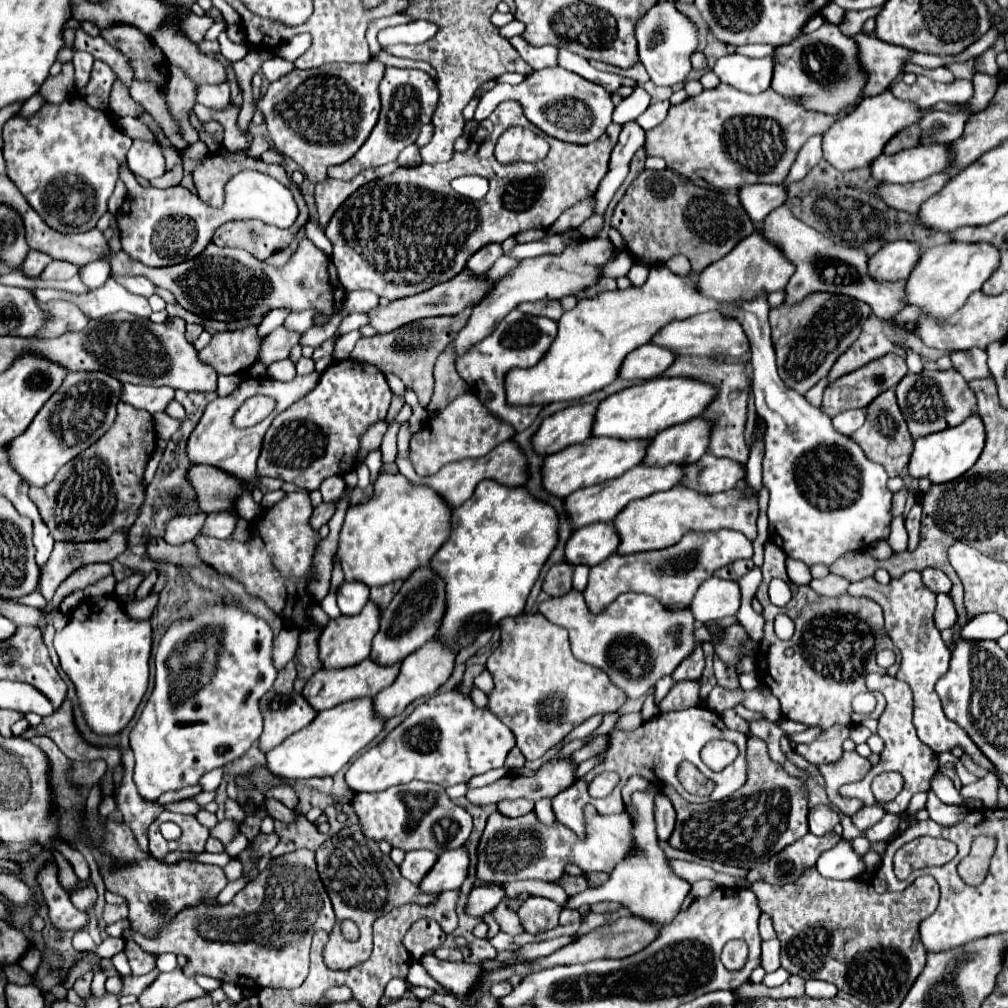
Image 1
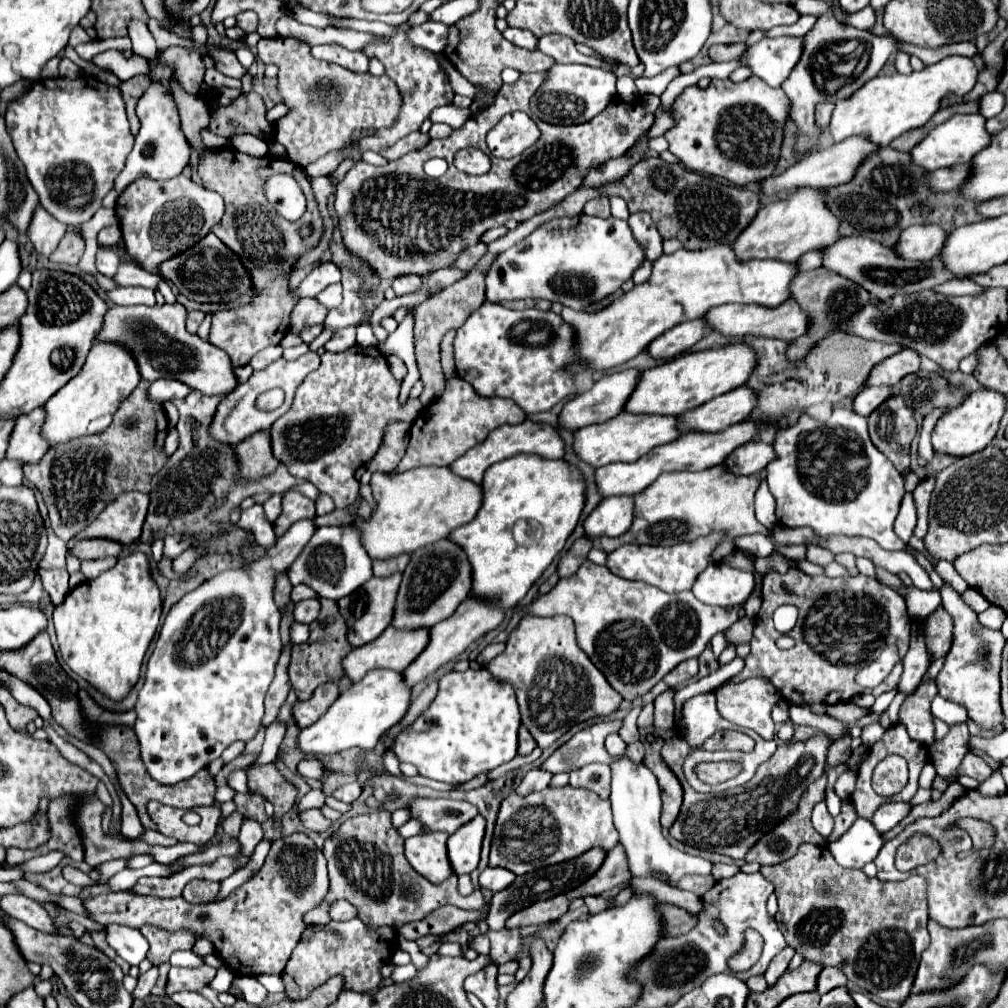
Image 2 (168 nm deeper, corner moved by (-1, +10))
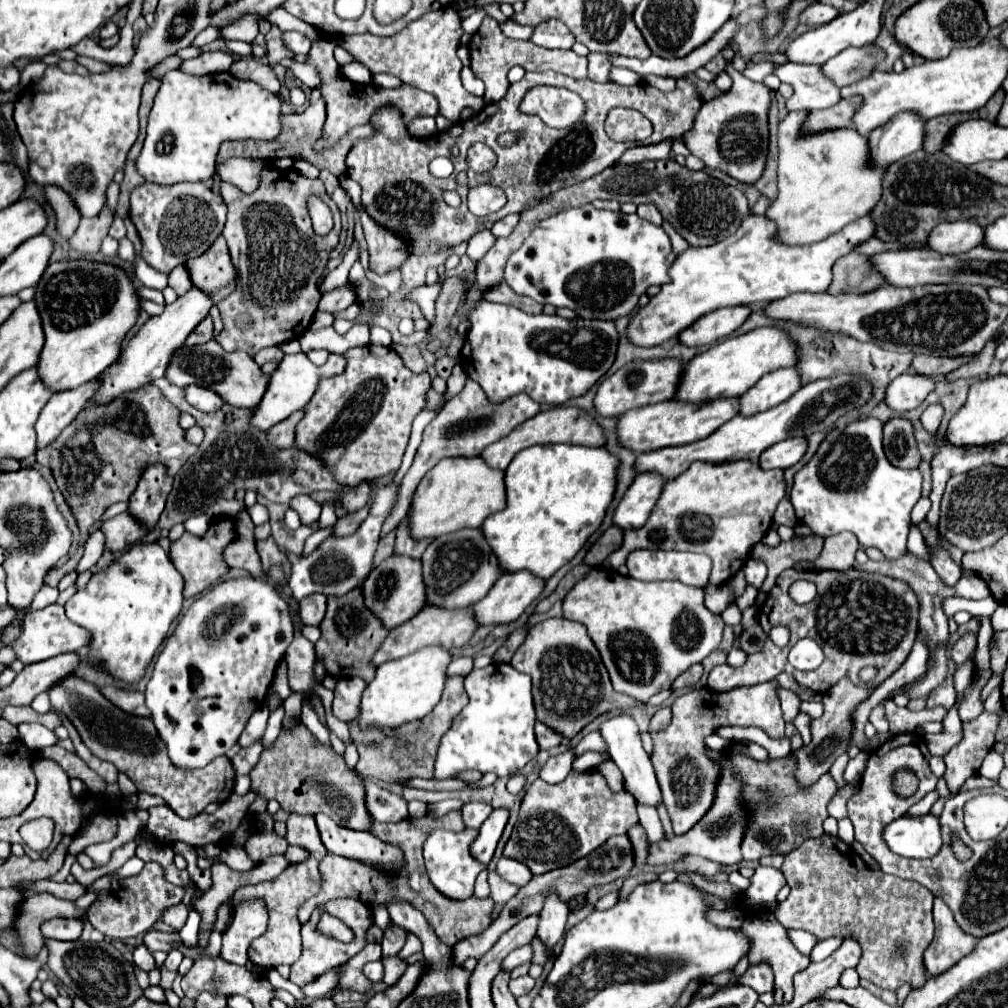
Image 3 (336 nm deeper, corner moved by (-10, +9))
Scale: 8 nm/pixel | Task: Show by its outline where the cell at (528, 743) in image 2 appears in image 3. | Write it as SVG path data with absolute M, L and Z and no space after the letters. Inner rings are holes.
M536 721L536 741L538 741L540 749L554 749L560 745L562 737L556 731L552 731L550 727Z

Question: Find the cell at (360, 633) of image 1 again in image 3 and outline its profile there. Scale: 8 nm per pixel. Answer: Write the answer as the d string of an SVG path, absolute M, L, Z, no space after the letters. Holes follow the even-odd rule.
M392 555L386 561L382 561L378 567L372 569L368 579L362 585L362 597L366 609L380 619L380 623L386 629L394 629L408 619L412 619L420 609L424 609L426 597L424 597L424 583L422 583L422 567L420 561L410 557L398 557Z

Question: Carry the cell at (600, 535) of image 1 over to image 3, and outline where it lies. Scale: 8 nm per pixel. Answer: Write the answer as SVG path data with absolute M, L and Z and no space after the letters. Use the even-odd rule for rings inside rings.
M640 473L624 493L618 507L614 509L614 525L624 531L642 527L650 517L650 511L658 501L664 483L666 481L656 473Z

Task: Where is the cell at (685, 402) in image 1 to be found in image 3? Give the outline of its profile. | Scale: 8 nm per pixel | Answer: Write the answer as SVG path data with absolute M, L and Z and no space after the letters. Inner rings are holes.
M760 327L738 337L728 337L690 359L680 373L672 399L684 403L706 403L714 399L738 397L746 393L762 375L782 367L794 367L794 363L796 345L792 345L792 339L776 327Z

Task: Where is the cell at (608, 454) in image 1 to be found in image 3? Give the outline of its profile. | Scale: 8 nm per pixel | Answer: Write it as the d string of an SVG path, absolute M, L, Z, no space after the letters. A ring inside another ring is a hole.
M718 399L704 405L688 405L680 401L664 401L656 405L644 405L642 409L632 409L624 413L616 423L616 435L618 443L632 451L634 455L656 451L670 445L686 445L700 441L708 437L712 431L716 431L722 423L730 421L738 411L736 399Z

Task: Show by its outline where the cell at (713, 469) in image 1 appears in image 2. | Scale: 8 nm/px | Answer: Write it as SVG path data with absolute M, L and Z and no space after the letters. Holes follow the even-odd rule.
M761 440L753 444L745 444L735 450L735 456L729 456L729 466L737 474L759 474L769 462L777 458L773 444L765 444Z

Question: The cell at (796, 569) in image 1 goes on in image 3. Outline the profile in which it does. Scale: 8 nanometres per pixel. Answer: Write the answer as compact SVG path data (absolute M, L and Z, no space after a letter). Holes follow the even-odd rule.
M696 461L688 467L688 471L664 485L646 525L626 531L622 547L610 553L602 565L618 569L626 563L626 555L634 549L694 551L710 555L710 583L726 583L744 567L752 545L762 541L768 533L772 515L784 493L786 485L782 471L764 471L754 461L720 465Z

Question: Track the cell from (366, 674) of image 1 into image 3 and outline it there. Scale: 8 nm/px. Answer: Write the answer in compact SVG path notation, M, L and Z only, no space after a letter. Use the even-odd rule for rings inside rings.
M424 607L416 617L412 617L412 621L406 621L404 625L398 625L396 629L392 629L392 633L388 633L382 647L374 653L372 663L378 667L386 661L412 655L412 653L416 653L428 645L440 645L442 649L452 651L456 647L466 645L474 631L476 631L476 623L472 617L472 607L456 609L456 611L448 611L442 607Z

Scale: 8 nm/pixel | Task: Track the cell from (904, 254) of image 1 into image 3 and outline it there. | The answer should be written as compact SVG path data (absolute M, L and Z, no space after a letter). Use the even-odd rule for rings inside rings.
M954 221L954 223L940 223L932 229L928 237L928 247L934 251L950 251L950 253L964 253L974 249L982 243L984 229L976 223L968 221Z

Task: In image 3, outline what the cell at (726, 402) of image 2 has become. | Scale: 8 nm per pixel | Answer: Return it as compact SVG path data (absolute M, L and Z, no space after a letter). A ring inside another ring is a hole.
M794 367L764 375L752 389L738 397L738 415L756 415L774 405L780 405L800 389L800 377Z

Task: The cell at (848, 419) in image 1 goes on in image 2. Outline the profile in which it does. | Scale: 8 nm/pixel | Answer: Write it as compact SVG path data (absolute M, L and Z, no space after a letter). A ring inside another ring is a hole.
M871 386L871 388L865 388L853 400L853 410L859 416L869 416L875 408L879 408L879 404L883 404L885 400L889 400L895 394L897 394L895 386Z

